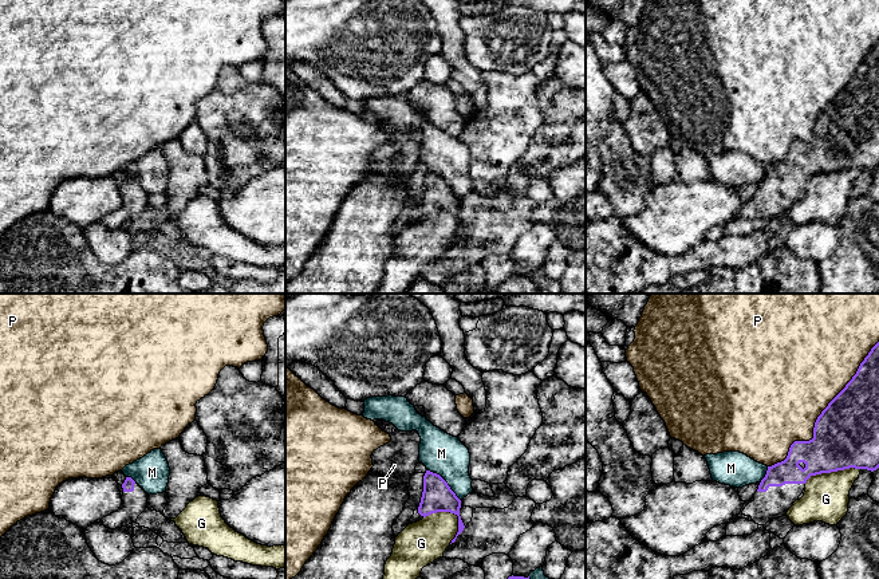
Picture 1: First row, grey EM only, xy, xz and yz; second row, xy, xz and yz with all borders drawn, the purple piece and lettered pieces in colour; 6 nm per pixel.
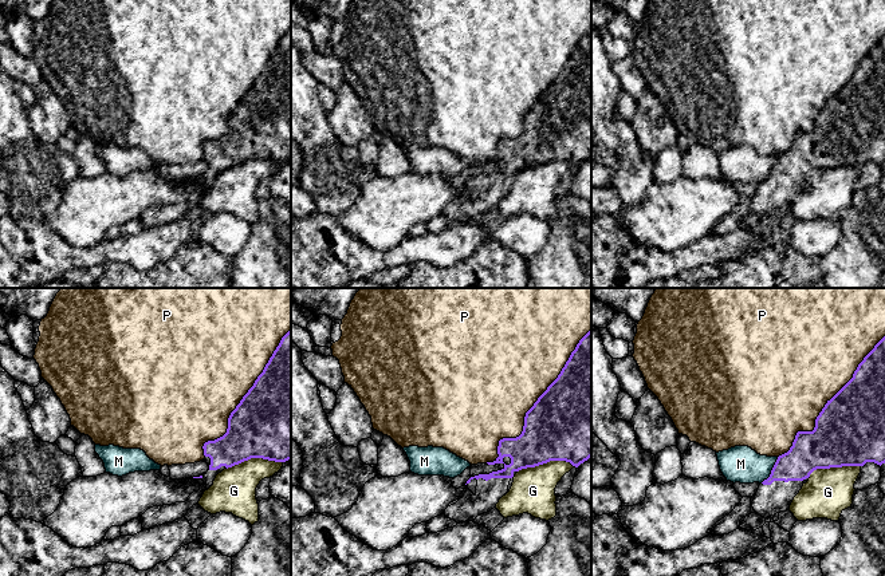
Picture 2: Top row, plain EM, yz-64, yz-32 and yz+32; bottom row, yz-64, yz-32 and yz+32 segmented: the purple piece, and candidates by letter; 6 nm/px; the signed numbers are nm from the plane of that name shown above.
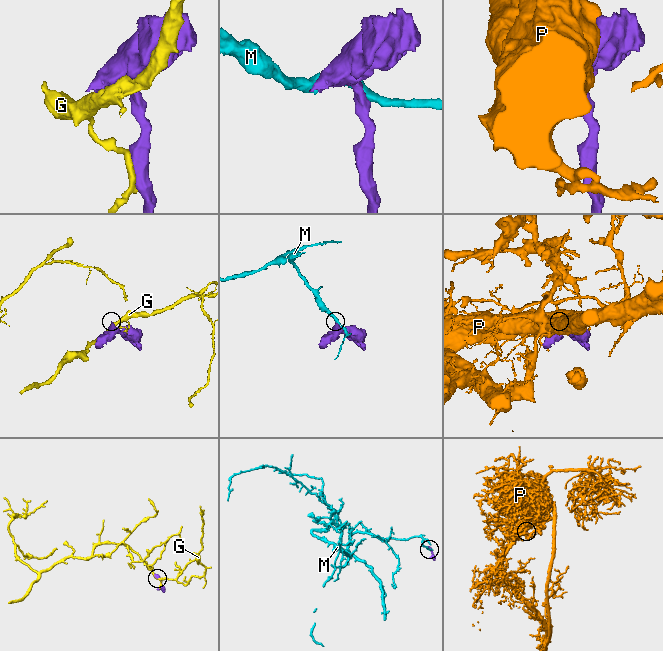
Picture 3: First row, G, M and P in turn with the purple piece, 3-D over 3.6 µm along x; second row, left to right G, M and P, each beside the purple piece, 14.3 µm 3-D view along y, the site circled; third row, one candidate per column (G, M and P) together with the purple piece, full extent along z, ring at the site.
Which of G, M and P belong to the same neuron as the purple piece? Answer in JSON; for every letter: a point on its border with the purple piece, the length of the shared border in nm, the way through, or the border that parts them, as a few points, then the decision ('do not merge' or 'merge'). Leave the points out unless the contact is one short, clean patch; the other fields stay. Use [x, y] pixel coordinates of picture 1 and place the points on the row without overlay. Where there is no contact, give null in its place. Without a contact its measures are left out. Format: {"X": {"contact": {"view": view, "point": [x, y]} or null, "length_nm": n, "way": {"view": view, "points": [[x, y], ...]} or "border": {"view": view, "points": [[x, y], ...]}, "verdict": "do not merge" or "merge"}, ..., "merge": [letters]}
{"G": {"contact": {"view": "xz", "point": [453, 212]}, "length_nm": 240, "verdict": "do not merge"}, "M": {"contact": {"view": "xz", "point": [446, 182]}, "length_nm": 280, "verdict": "do not merge"}, "P": {"contact": {"view": "yz", "point": [820, 114]}, "length_nm": 1000, "verdict": "do not merge"}, "merge": []}

